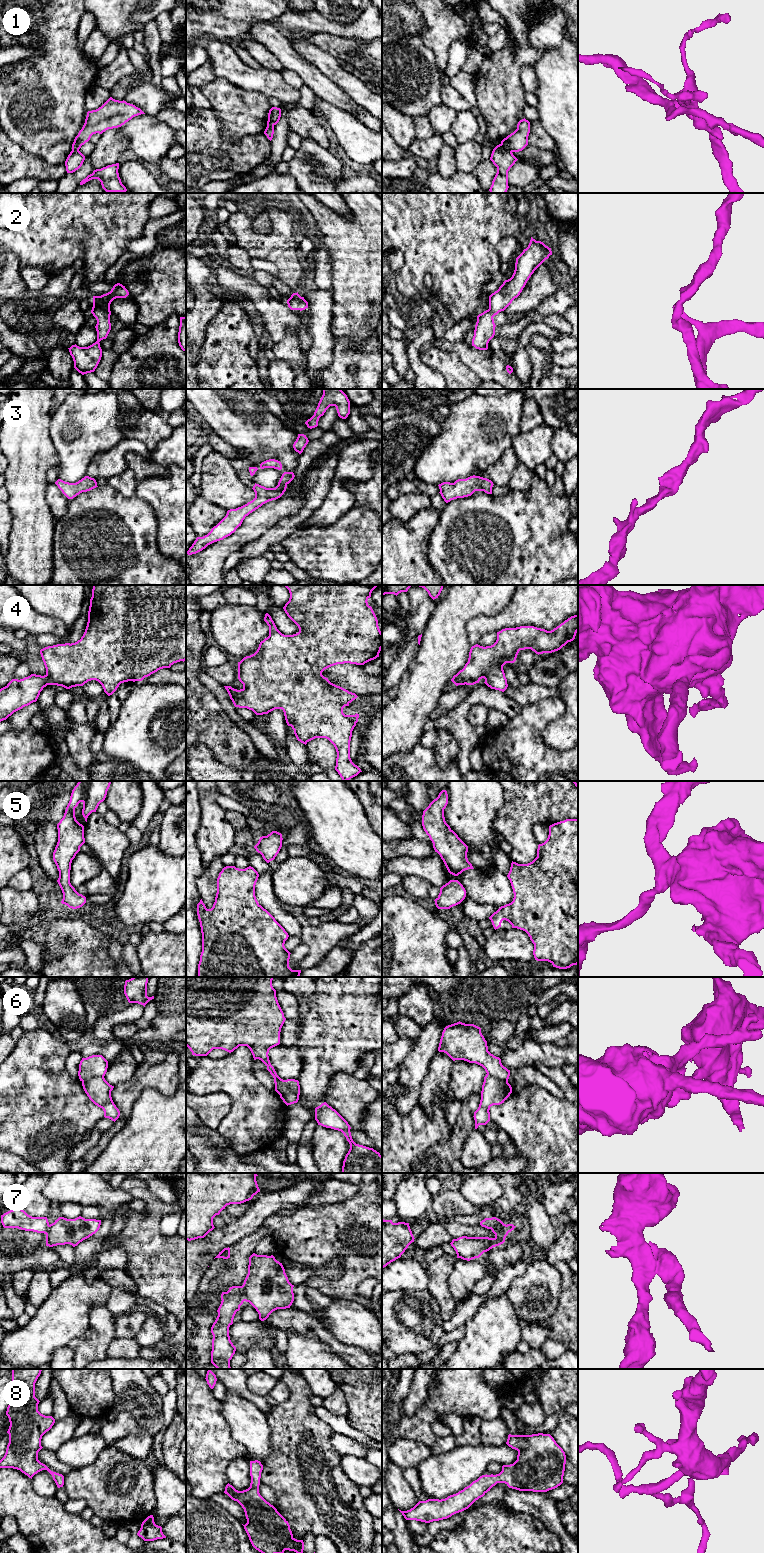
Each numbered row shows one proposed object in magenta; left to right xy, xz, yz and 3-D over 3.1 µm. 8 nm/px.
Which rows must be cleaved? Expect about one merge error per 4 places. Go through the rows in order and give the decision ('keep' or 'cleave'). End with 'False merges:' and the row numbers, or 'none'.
1: cleave
2: keep
3: keep
4: keep
5: keep
6: cleave
7: cleave
8: keep
False merges: 1, 6, 7

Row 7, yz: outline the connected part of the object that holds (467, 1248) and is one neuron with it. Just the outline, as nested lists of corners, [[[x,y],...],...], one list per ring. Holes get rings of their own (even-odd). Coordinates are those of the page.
[[[492,1230],[492,1232],[495,1234],[494,1238],[462,1236],[453,1239],[450,1244],[456,1251],[457,1258],[470,1261],[479,1258],[493,1247],[503,1244],[509,1233],[503,1230]]]

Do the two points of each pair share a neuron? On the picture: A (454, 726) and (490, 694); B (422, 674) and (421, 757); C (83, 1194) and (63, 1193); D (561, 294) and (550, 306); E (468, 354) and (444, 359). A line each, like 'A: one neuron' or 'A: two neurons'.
A: one neuron
B: two neurons
C: one neuron
D: one neuron
E: two neurons

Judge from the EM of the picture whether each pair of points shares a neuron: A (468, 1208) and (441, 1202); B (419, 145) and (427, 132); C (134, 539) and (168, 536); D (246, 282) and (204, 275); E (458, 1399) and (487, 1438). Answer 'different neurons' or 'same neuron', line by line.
A: same neuron
B: different neurons
C: different neurons
D: different neurons
E: different neurons

